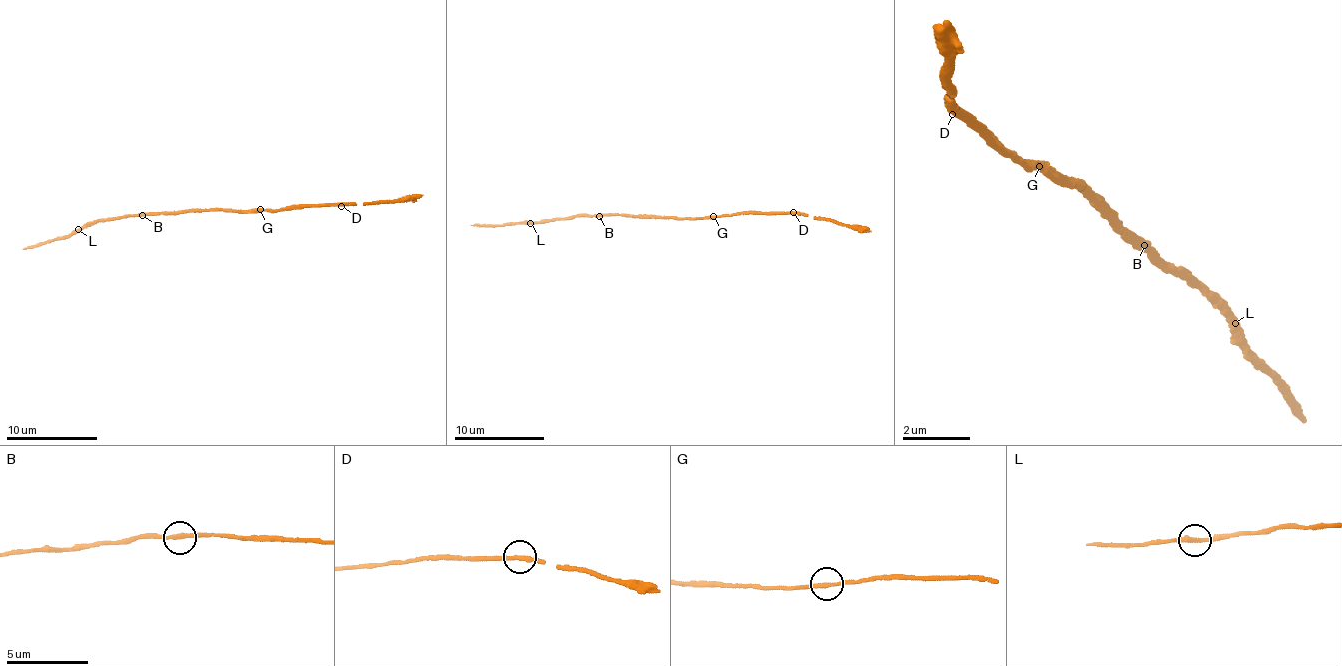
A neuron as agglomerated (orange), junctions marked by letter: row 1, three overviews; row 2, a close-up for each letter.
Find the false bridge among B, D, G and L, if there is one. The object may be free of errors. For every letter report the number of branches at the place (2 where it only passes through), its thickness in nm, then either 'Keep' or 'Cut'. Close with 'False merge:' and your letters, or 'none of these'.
B: Branches: 2. Thickness 260 nm. Keep
D: Branches: 2. Thickness 260 nm. Keep
G: Branches: 2. Thickness 260 nm. Keep
L: Branches: 2. Thickness 280 nm. Keep
False merge: none of these

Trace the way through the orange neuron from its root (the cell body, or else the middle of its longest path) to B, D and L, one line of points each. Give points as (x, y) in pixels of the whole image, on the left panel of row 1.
B: (218, 209), (142, 215)
D: (218, 209), (225, 212), (341, 206)
L: (218, 209), (112, 217), (93, 220), (78, 228)

